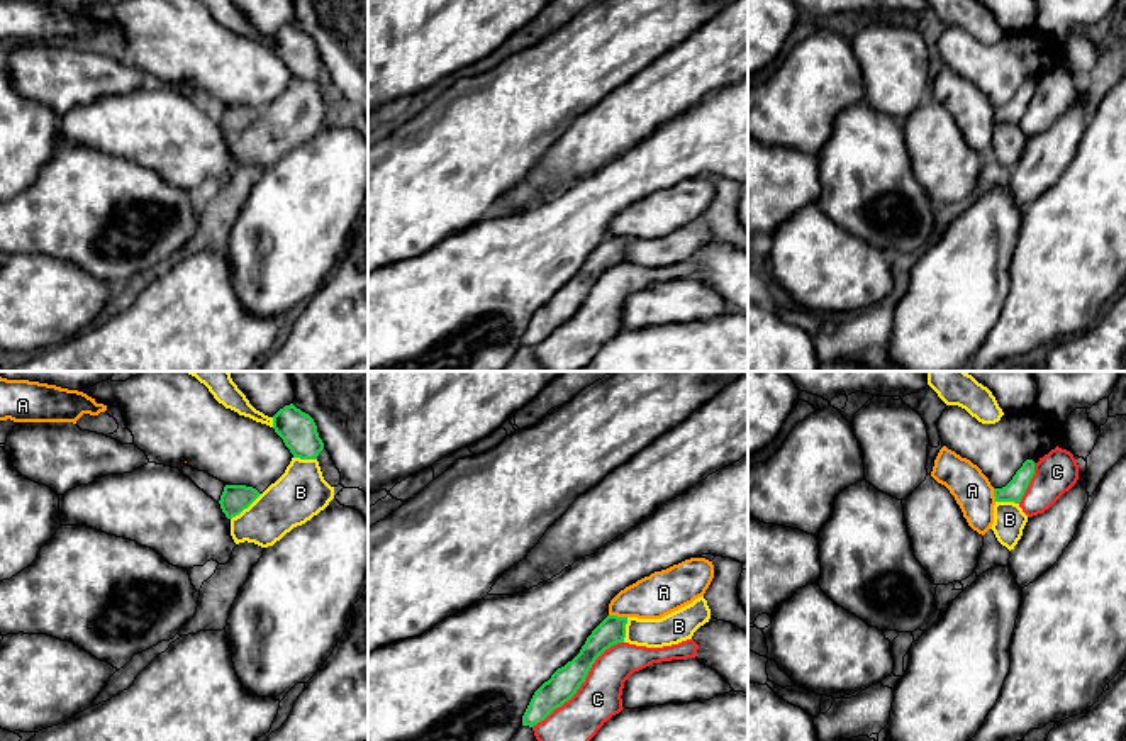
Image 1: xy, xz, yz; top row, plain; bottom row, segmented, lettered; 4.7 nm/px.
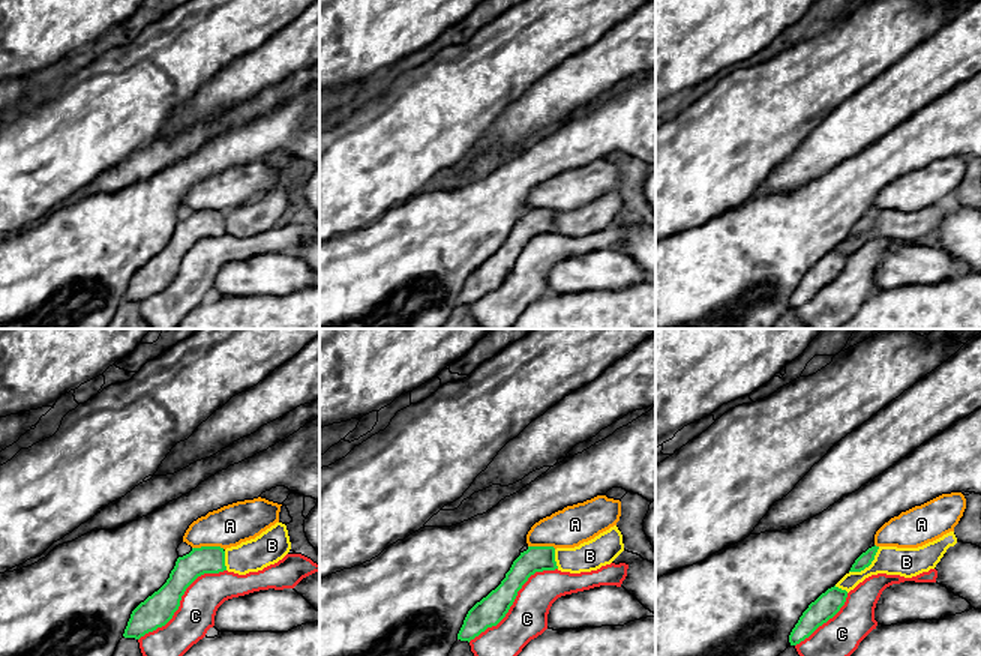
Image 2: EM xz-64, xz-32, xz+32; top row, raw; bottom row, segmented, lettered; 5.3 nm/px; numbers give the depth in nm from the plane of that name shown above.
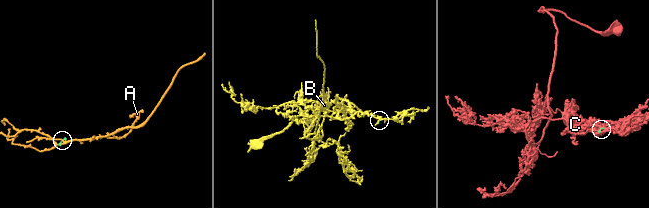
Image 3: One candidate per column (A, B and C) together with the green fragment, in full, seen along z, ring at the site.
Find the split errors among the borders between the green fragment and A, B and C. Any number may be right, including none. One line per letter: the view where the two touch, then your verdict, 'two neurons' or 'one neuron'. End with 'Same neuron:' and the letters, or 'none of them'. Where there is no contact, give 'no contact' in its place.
A: contact in xz; two neurons
B: contact in xy; two neurons
C: contact in xz; two neurons
Same neuron: none of them

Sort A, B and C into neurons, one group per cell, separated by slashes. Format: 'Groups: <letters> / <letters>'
Groups: A / B / C

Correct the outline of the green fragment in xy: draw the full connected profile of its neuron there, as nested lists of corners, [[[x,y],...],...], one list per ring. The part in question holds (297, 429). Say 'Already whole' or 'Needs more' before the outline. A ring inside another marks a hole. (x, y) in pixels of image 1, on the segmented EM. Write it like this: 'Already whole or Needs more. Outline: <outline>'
Already whole. Outline: [[[293,404],[285,405],[273,415],[273,429],[283,439],[293,458],[317,460],[324,449],[314,419]]]

